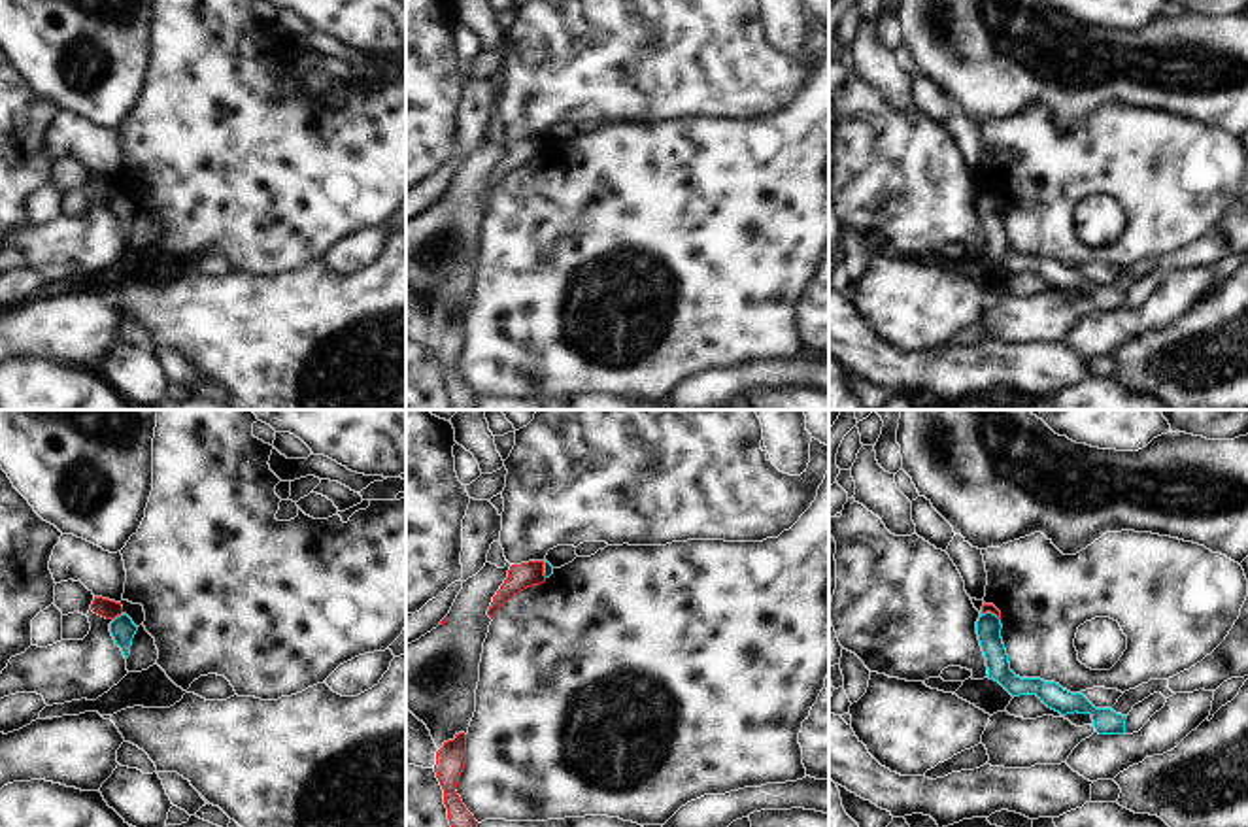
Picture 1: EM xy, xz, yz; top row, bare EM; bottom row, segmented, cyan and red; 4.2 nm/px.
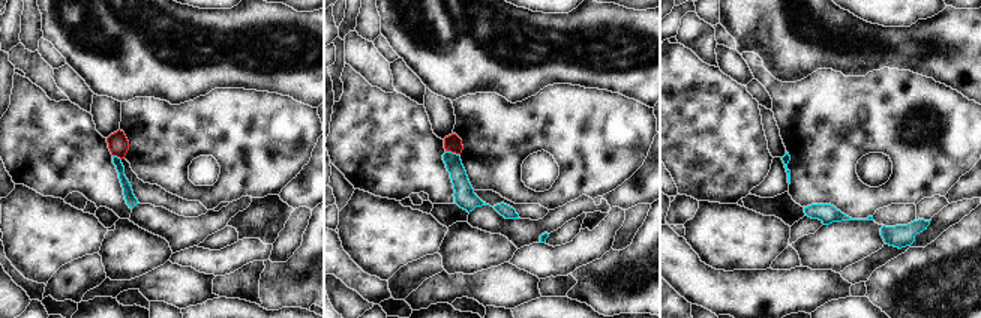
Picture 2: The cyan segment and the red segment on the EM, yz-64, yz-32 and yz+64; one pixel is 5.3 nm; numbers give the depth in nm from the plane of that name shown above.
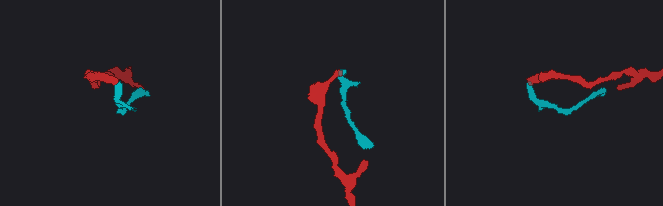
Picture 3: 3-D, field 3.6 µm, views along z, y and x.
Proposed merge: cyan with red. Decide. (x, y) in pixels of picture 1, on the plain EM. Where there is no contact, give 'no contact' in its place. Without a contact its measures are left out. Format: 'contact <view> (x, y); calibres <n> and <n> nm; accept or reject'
contact xy (118, 193); calibres 100 and 80 nm; reject

